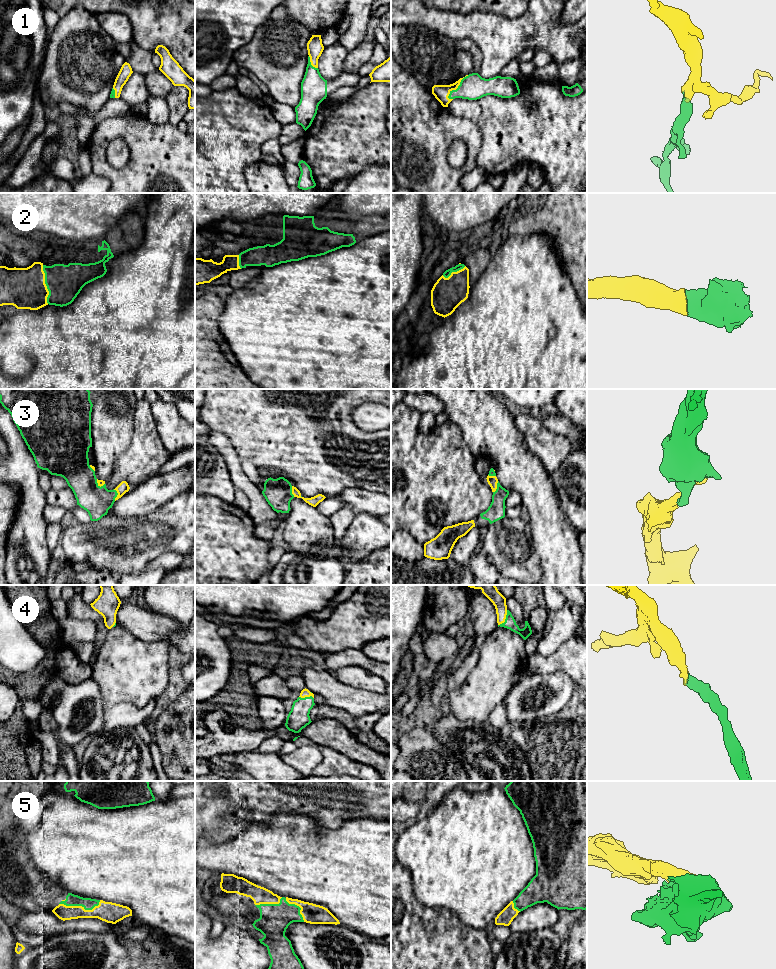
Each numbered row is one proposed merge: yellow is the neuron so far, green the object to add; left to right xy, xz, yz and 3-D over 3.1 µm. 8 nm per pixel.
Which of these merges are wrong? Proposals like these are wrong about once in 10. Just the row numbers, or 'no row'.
no row

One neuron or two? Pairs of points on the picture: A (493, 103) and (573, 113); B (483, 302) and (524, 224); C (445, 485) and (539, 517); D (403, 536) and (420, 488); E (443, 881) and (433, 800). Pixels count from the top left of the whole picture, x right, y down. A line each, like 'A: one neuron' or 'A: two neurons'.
A: one neuron
B: two neurons
C: two neurons
D: two neurons
E: two neurons

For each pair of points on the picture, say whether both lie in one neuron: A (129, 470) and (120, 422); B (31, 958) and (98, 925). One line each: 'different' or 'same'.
A: different
B: different

